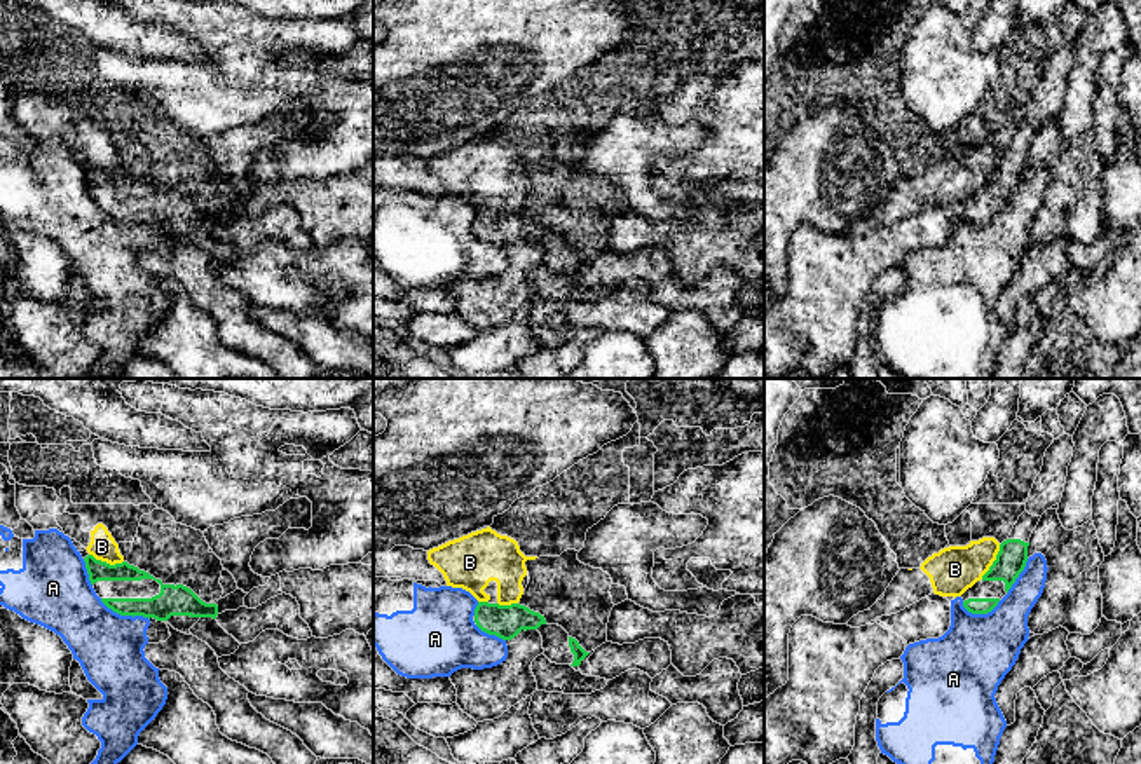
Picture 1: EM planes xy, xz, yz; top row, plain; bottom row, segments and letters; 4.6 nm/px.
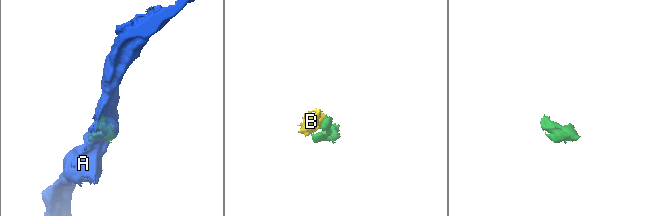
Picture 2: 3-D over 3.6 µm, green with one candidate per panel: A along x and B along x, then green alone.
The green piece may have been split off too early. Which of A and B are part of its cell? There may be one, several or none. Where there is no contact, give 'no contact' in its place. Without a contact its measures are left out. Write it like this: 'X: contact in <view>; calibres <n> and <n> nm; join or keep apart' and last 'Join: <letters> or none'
A: contact in xy; calibres 140 and 300 nm; keep apart
B: contact in xy; calibres 100 and 120 nm; keep apart
Join: none

